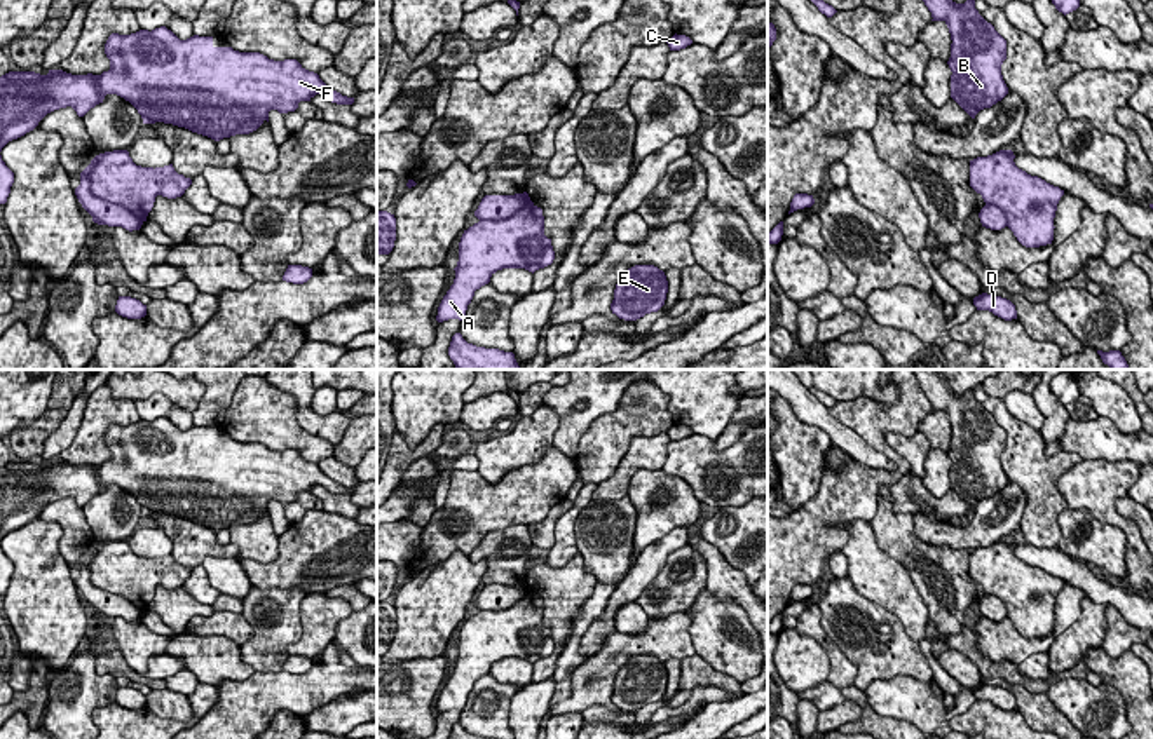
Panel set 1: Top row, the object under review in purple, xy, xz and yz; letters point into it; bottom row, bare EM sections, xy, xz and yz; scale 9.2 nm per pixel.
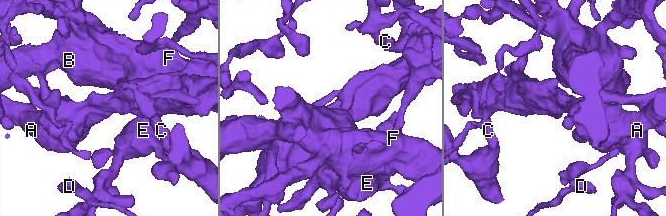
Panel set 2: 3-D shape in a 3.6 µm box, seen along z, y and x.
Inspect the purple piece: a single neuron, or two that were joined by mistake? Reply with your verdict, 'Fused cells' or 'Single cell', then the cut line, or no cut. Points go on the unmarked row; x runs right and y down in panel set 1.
Fused cells. Split along xy (96, 546), (88, 558), (89, 581), (122, 595), (142, 612)

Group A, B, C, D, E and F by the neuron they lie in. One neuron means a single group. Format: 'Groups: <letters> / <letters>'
Groups: A / B C D E F

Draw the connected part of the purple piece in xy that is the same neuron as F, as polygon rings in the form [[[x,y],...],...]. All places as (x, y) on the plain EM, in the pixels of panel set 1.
[[[166,417],[152,422],[140,420],[131,425],[112,424],[105,434],[105,444],[110,450],[110,460],[101,465],[72,465],[63,460],[49,460],[47,465],[35,462],[9,462],[0,467],[0,542],[2,539],[26,523],[33,521],[38,512],[51,502],[72,497],[78,507],[103,493],[106,485],[117,485],[129,492],[143,509],[143,514],[173,514],[192,523],[208,526],[215,532],[235,525],[256,521],[269,502],[295,502],[300,492],[310,492],[316,485],[324,486],[337,495],[352,495],[354,488],[342,486],[328,478],[317,464],[305,460],[297,450],[274,451],[260,443],[239,443],[232,437],[215,437],[213,427],[194,425],[180,431]]]

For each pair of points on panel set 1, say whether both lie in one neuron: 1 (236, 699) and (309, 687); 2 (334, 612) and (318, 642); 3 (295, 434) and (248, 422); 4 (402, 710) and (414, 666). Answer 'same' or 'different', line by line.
1: same
2: same
3: same
4: same

